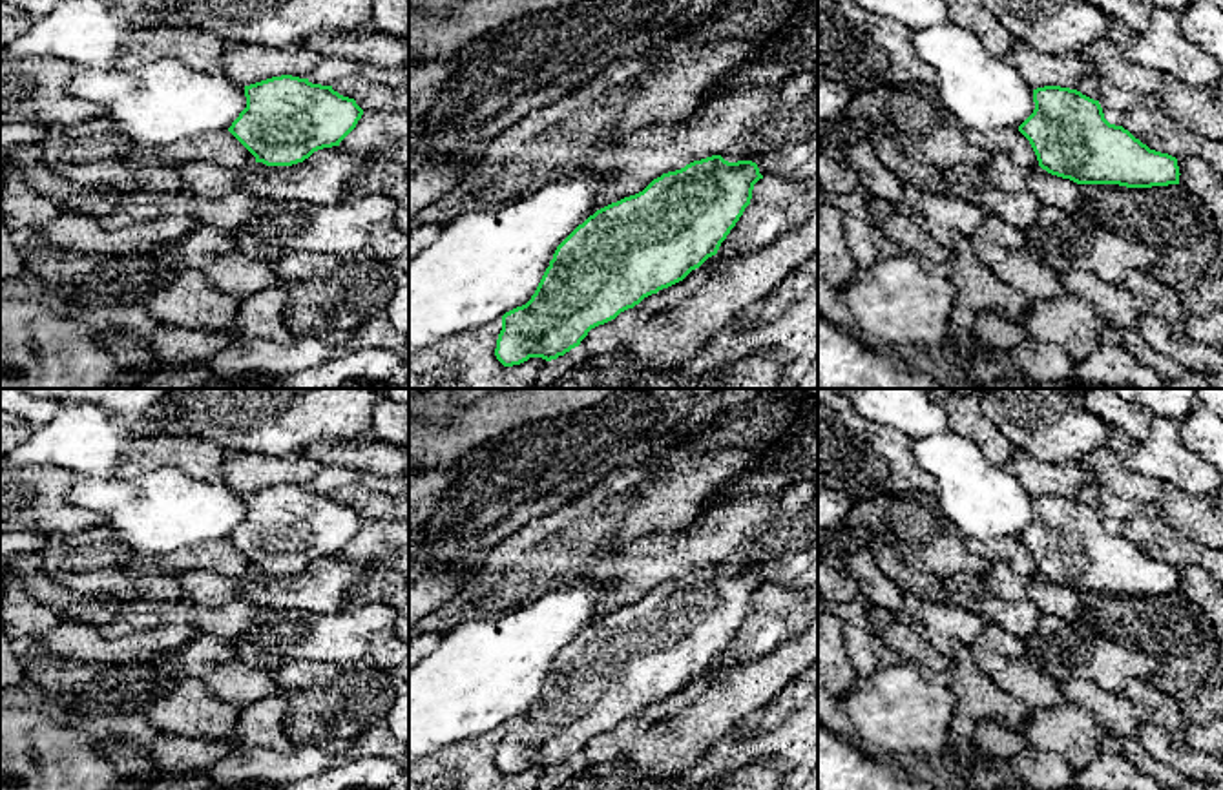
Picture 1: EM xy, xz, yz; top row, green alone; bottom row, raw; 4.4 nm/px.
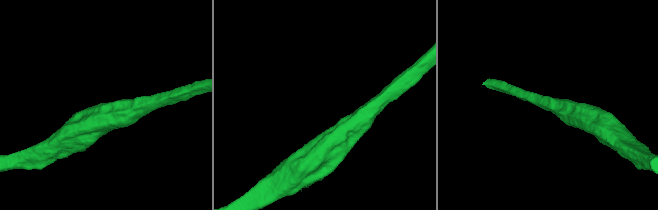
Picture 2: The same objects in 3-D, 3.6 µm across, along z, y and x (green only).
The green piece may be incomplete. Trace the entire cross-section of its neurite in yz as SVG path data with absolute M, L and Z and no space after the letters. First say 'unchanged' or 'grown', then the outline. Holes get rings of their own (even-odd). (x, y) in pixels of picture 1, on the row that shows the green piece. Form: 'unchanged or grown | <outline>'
unchanged | M1044 86L1033 89L1033 102L1035 109L1019 131L1048 173L1077 184L1179 184L1177 159L1110 124L1099 100L1077 89Z

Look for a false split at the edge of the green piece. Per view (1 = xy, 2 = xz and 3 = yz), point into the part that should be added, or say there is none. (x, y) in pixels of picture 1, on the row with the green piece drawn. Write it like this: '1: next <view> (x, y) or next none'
1: next none
2: next none
3: next none

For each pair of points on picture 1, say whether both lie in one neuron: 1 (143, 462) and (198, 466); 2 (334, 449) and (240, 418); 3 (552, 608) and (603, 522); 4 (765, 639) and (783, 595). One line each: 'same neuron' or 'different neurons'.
1: same neuron
2: different neurons
3: different neurons
4: same neuron

